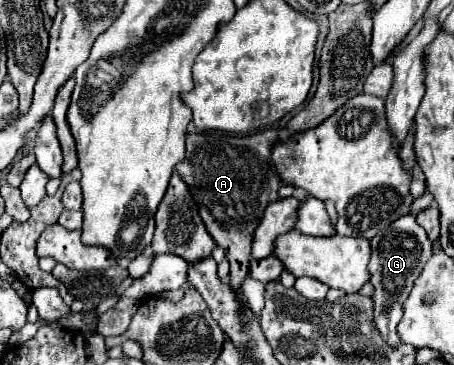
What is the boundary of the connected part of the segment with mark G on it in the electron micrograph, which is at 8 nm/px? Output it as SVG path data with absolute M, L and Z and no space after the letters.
M404 215L396 219L396 223L380 231L376 237L372 237L370 247L372 247L372 261L368 265L368 271L370 271L370 283L374 285L374 295L372 295L374 323L382 339L390 347L398 347L400 339L396 333L396 325L402 319L402 305L408 299L412 285L420 275L424 263L432 257L432 243L428 241L426 231L416 223L416 217Z

